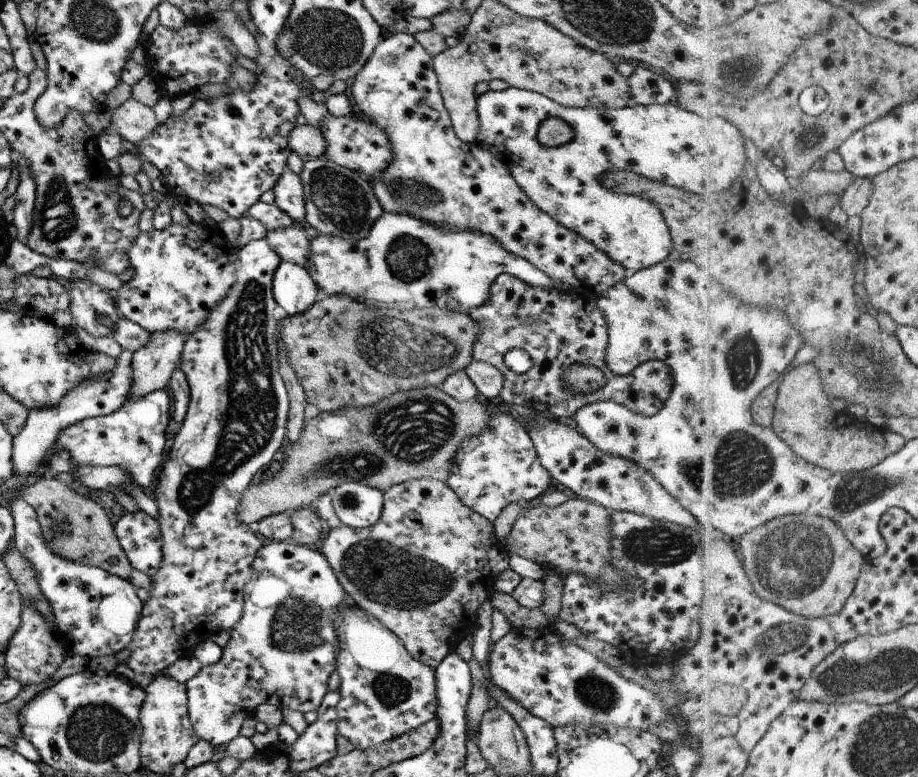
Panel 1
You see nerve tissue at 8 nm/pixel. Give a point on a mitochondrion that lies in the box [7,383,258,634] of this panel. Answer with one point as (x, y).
(65, 523)

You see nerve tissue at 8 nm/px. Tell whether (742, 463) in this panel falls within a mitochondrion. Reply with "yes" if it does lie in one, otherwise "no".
yes

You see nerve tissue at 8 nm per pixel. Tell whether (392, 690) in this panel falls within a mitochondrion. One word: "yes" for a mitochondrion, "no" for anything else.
yes

